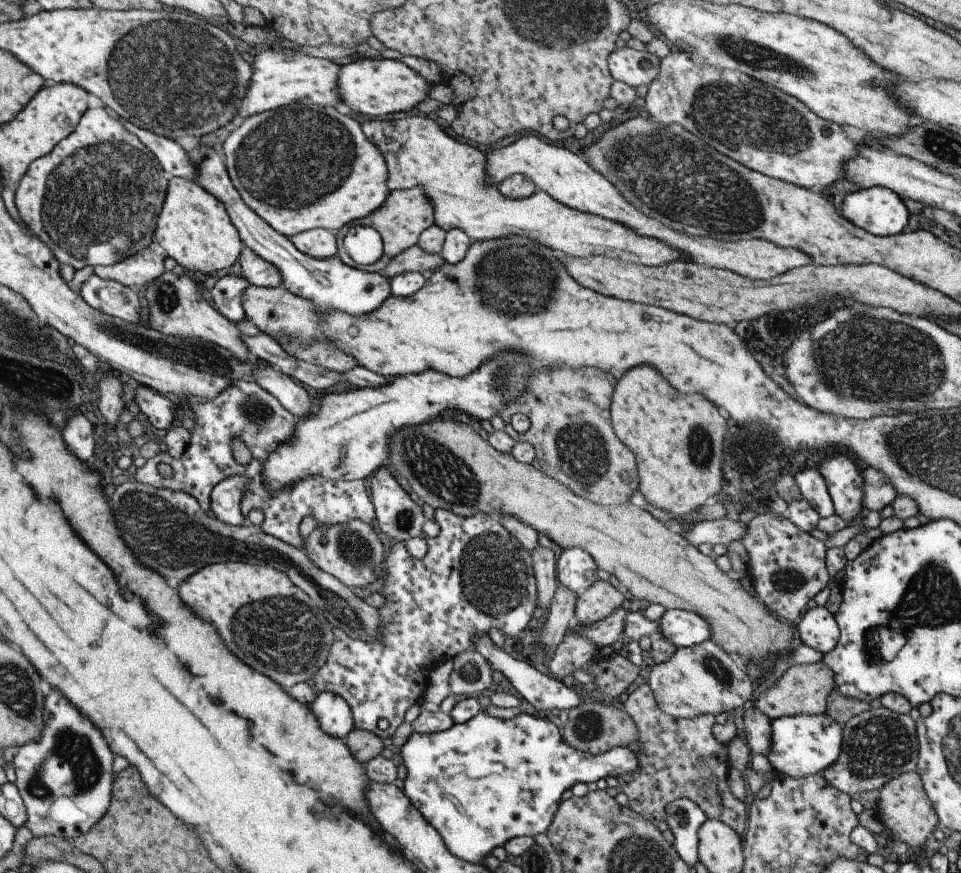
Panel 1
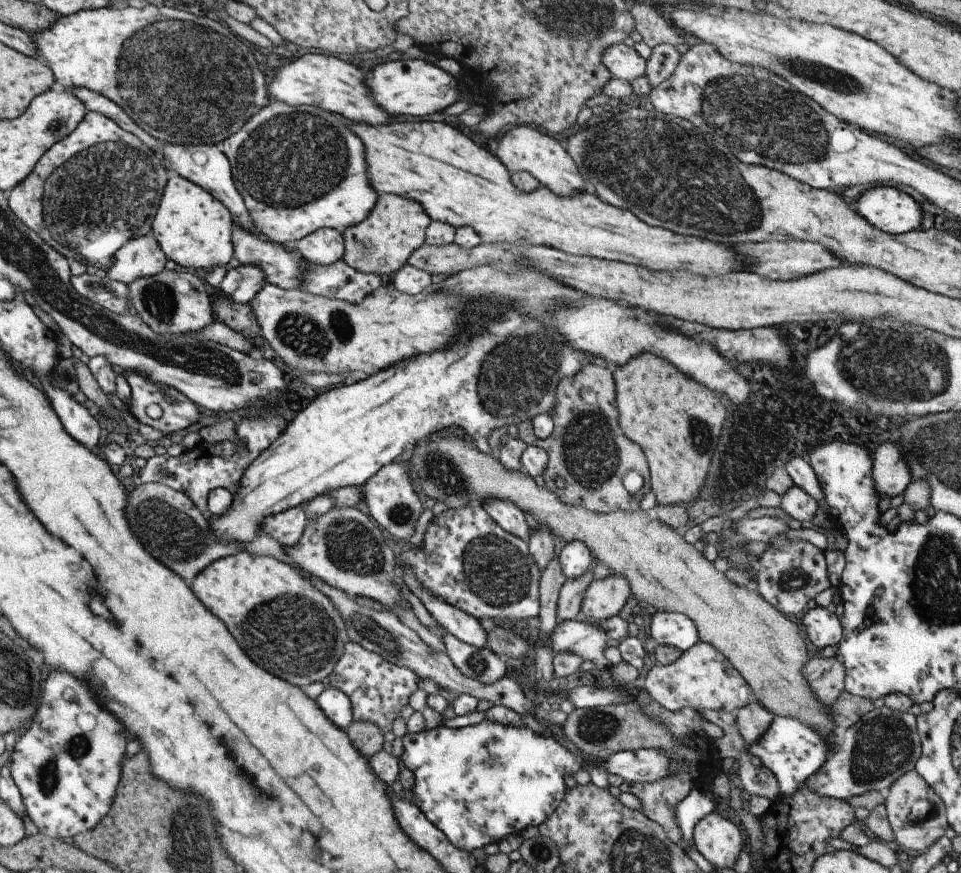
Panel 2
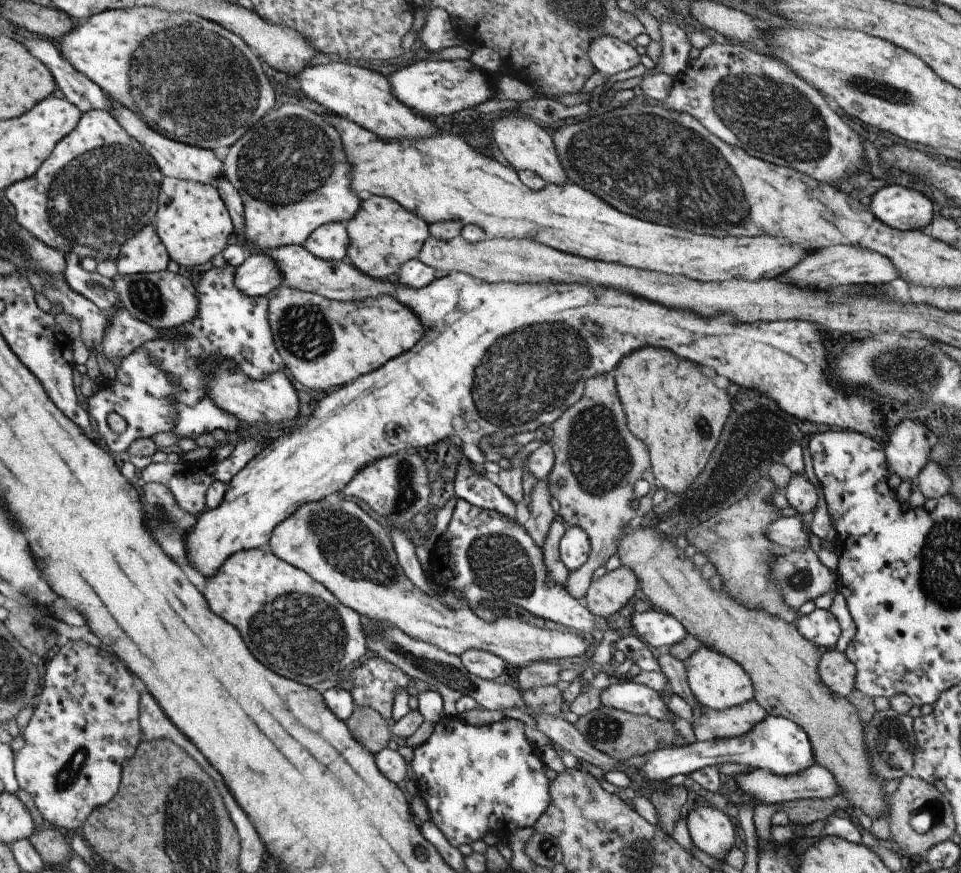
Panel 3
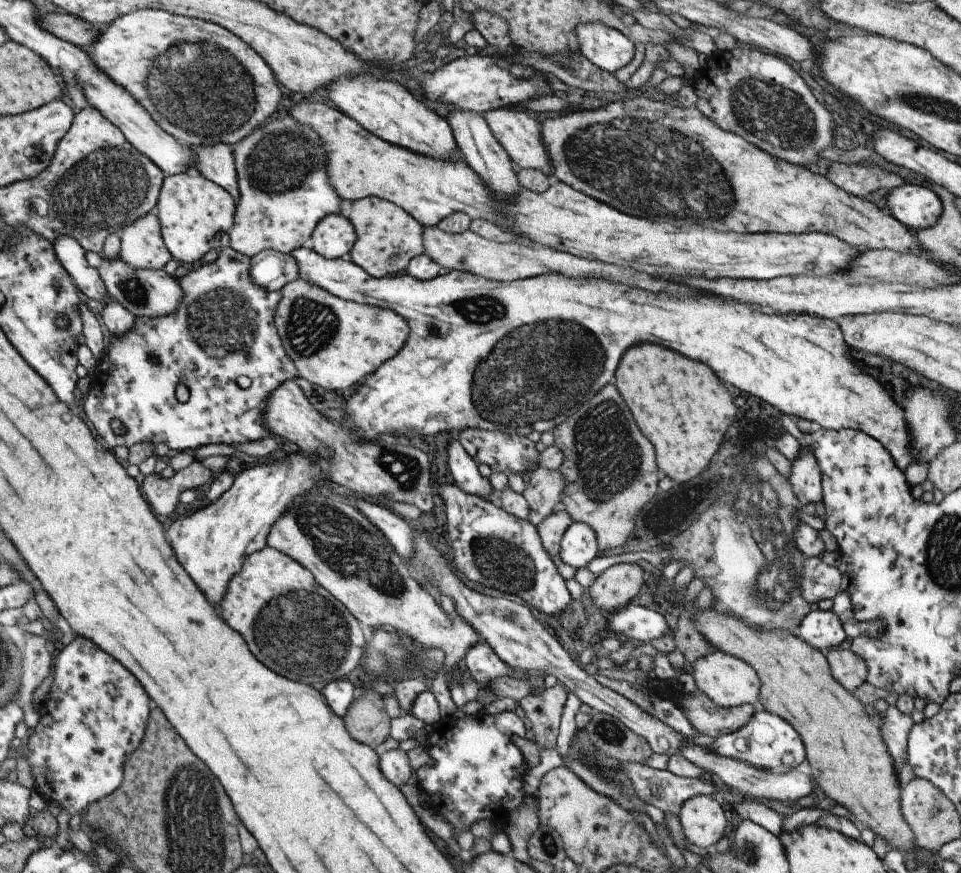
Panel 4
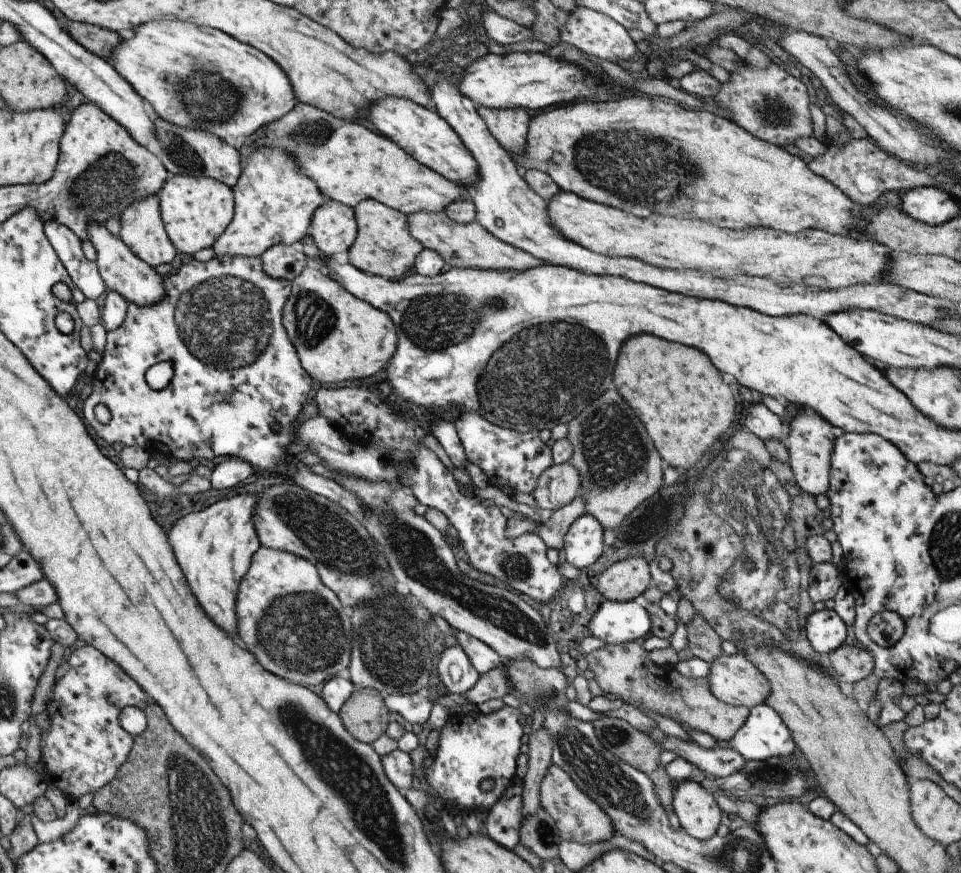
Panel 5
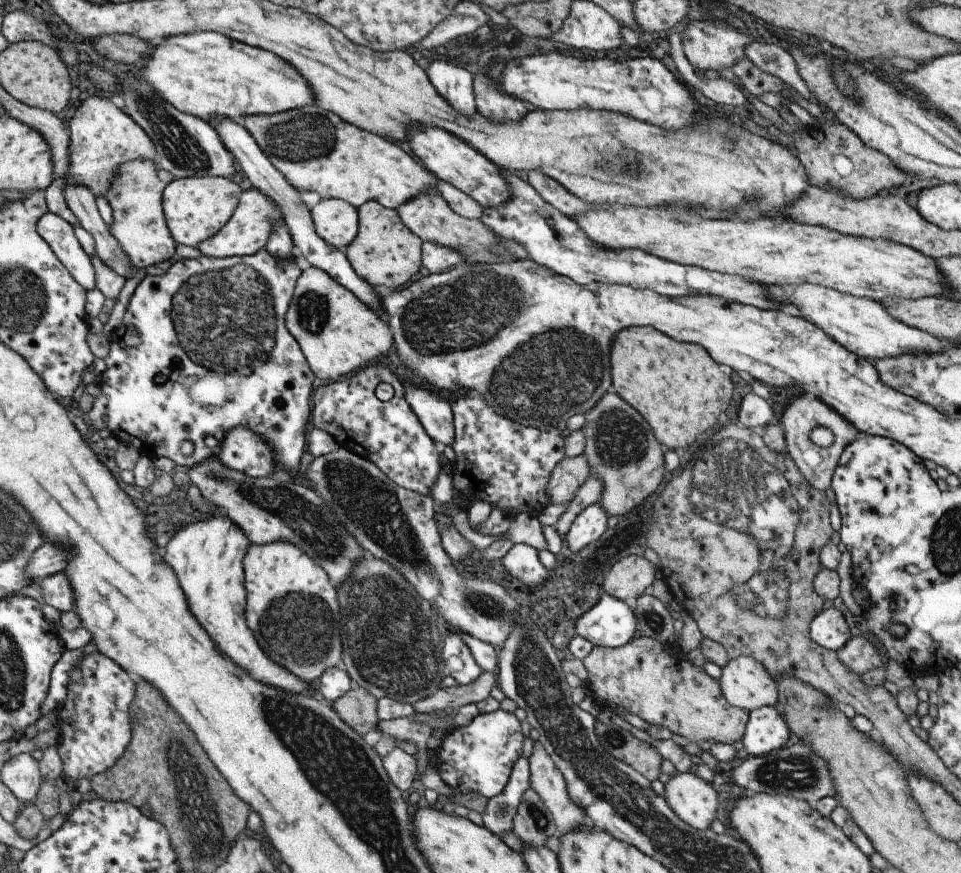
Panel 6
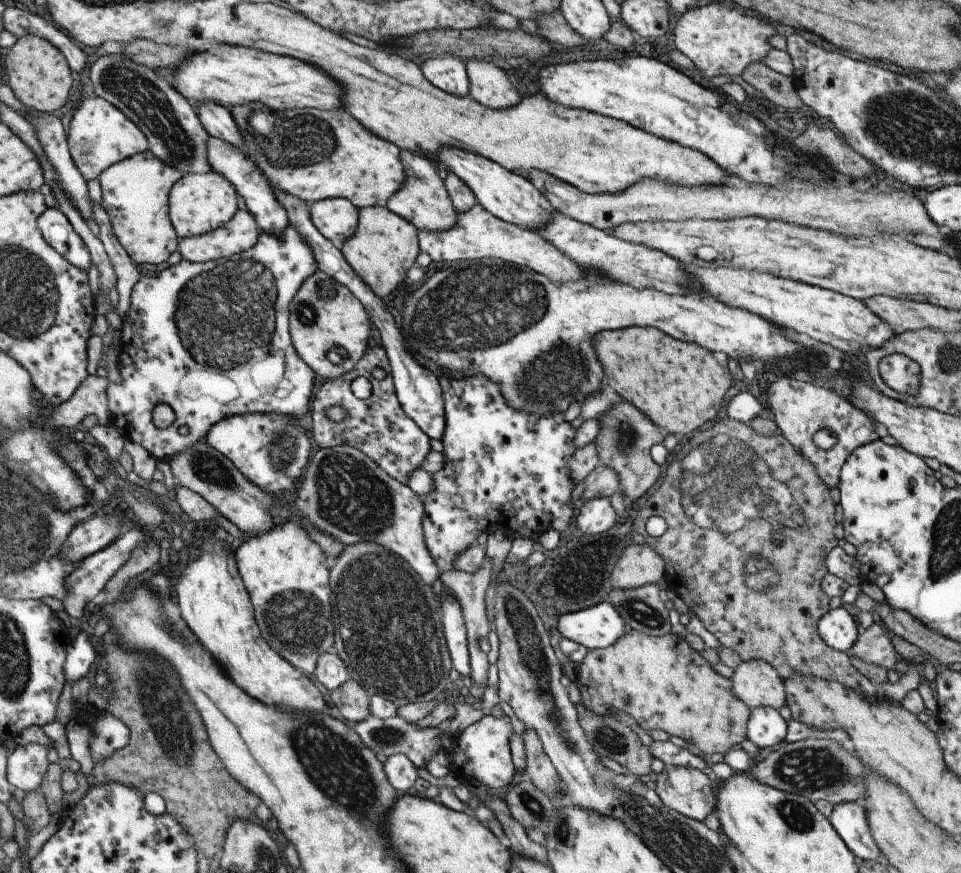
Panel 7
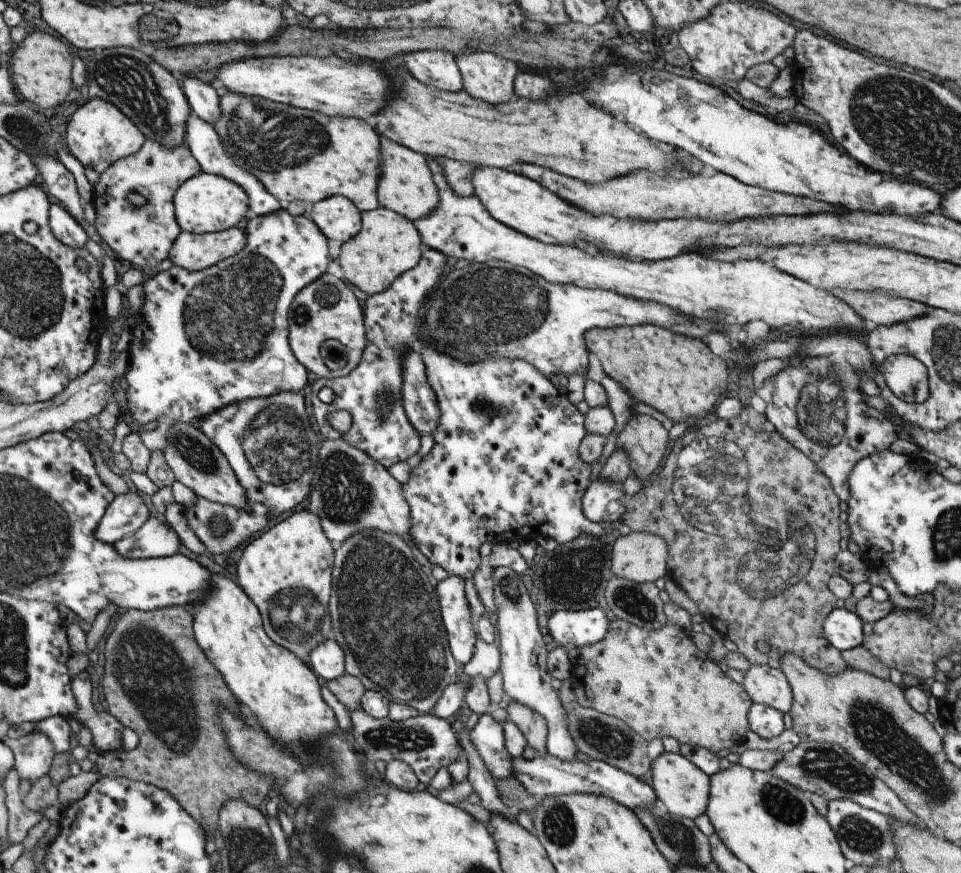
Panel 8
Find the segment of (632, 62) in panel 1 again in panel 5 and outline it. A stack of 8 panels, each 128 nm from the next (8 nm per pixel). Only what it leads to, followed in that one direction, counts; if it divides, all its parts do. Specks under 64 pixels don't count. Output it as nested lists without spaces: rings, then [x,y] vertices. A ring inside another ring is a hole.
[[[577,6],[559,30],[559,43],[575,46],[579,51],[610,62],[628,60],[636,52],[636,43],[630,37],[628,29],[619,25],[612,17],[604,13]]]

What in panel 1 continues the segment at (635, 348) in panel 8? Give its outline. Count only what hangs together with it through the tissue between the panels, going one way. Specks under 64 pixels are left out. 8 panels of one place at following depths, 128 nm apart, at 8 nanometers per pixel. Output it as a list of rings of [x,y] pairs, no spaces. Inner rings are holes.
[[[634,366],[628,370],[616,390],[611,403],[611,422],[614,432],[638,458],[638,490],[648,504],[681,517],[716,499],[722,488],[722,444],[726,436],[726,420],[718,408],[702,394],[680,394],[668,380],[652,366]]]

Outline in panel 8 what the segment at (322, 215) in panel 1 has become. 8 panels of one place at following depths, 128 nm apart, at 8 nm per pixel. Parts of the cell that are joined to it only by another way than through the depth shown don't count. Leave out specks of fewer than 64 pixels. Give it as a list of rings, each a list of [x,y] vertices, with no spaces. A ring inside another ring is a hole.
[[[244,224],[201,235],[181,231],[172,243],[167,259],[184,270],[201,271],[238,254],[246,243]]]

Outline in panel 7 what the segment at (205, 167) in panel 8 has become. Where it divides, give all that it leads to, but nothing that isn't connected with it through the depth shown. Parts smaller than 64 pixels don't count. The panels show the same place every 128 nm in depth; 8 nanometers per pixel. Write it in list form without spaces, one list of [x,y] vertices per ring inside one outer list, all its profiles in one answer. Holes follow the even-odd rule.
[[[208,137],[205,143],[207,161],[211,170],[224,175],[224,178],[227,178],[236,187],[242,206],[254,217],[259,230],[270,234],[281,233],[289,224],[287,210],[282,206],[282,203],[279,203],[269,180],[261,173],[253,160],[245,157],[240,149],[228,141]]]

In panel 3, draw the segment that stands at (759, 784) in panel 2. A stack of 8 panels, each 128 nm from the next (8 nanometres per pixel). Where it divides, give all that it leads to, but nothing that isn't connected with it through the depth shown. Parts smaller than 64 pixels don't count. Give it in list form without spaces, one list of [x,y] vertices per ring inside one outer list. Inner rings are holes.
[[[668,648],[661,649],[658,660],[661,672],[672,686],[672,692],[689,702],[693,708],[698,700],[688,684],[685,661],[679,661]]]

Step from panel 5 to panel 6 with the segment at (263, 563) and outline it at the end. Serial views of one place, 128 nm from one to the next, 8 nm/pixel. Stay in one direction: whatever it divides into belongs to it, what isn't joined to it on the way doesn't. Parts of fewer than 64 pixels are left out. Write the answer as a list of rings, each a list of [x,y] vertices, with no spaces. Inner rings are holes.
[[[286,541],[263,545],[250,545],[243,558],[245,589],[247,590],[246,622],[258,644],[270,654],[274,662],[286,667],[292,674],[312,684],[330,667],[342,664],[342,628],[340,607],[336,598],[336,586],[329,580],[328,573],[299,546]]]

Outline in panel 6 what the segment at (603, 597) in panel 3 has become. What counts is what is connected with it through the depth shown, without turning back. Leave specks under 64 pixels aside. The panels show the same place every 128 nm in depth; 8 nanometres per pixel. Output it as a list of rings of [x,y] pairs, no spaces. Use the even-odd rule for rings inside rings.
[[[633,554],[612,563],[603,590],[621,601],[638,598],[656,580],[657,568],[646,557]]]

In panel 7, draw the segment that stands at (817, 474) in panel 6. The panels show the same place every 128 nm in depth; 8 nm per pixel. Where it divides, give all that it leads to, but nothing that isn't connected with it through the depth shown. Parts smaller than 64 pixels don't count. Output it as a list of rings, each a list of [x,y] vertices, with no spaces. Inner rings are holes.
[[[804,375],[800,377],[783,376],[777,378],[777,380],[767,388],[767,395],[769,408],[774,413],[778,430],[800,454],[805,456],[805,459],[808,459],[817,468],[819,472],[818,476],[828,487],[838,488],[841,468],[853,450],[880,439],[874,431],[873,420],[867,415],[866,411],[863,411],[860,407],[851,403],[846,397],[838,394],[833,388],[815,386],[812,384],[810,378]],[[820,428],[830,428],[830,430],[836,434],[838,438],[837,443],[831,448],[822,449],[814,442],[813,436]]]

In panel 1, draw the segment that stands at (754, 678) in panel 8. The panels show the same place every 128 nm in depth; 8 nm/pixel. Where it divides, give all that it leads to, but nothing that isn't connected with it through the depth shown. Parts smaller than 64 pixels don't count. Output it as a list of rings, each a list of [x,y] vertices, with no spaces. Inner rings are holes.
[[[711,639],[701,644],[677,648],[672,658],[655,664],[650,670],[648,683],[660,709],[674,718],[692,719],[706,714],[740,713],[758,691],[745,669],[734,656],[716,645]]]

